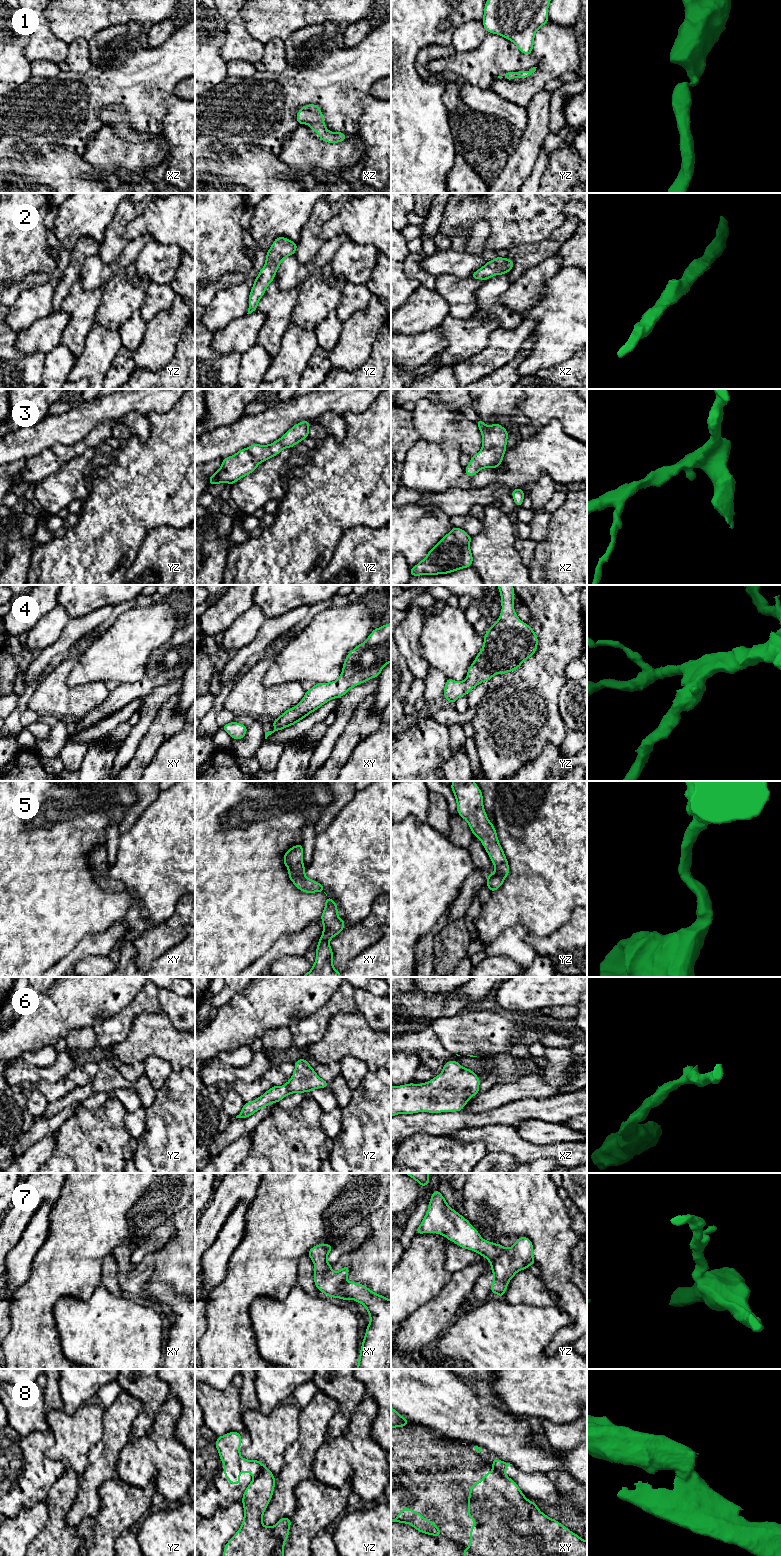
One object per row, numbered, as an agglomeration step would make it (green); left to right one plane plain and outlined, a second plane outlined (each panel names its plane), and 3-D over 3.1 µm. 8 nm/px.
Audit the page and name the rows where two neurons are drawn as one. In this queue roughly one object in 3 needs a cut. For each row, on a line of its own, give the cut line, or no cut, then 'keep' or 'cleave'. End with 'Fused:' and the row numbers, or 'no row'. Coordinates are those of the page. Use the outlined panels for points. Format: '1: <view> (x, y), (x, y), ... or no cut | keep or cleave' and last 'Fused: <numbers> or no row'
1: no cut | keep
2: no cut | keep
3: no cut | keep
4: no cut | keep
5: no cut | keep
6: no cut | keep
7: no cut | keep
8: yz (263, 1466), (254, 1478) | cleave
Fused: 8

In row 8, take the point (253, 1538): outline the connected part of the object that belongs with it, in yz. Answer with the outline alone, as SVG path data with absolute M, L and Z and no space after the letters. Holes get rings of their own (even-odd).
M264 1465L243 1494L244 1519L237 1533L225 1545L223 1556L284 1556L284 1545L289 1535L291 1518L283 1517L272 1527L266 1527L262 1522L263 1514L273 1496L274 1487L275 1477Z

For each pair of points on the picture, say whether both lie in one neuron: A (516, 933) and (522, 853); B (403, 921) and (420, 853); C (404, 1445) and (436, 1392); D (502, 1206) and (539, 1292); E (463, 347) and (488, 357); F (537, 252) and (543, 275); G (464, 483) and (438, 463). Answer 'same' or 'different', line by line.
A: different
B: same
C: different
D: different
E: different
F: different
G: same

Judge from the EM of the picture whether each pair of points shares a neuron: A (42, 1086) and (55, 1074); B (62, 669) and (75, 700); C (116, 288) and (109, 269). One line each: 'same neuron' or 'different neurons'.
A: different neurons
B: same neuron
C: different neurons

